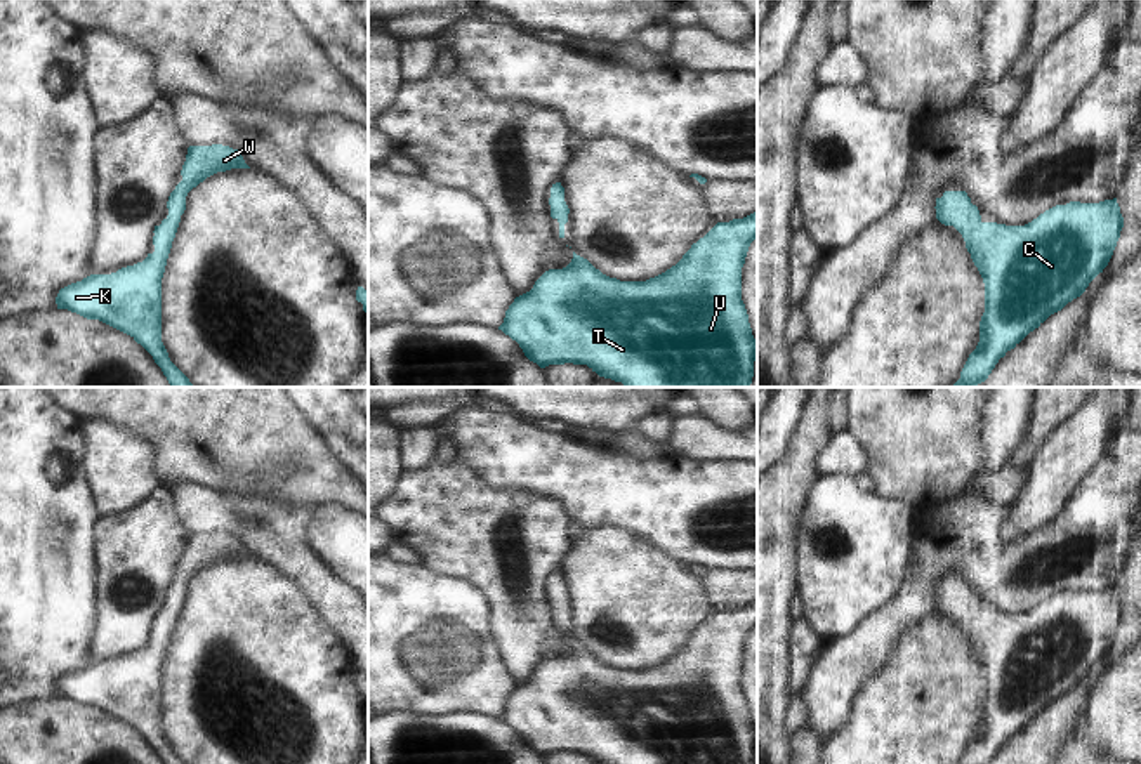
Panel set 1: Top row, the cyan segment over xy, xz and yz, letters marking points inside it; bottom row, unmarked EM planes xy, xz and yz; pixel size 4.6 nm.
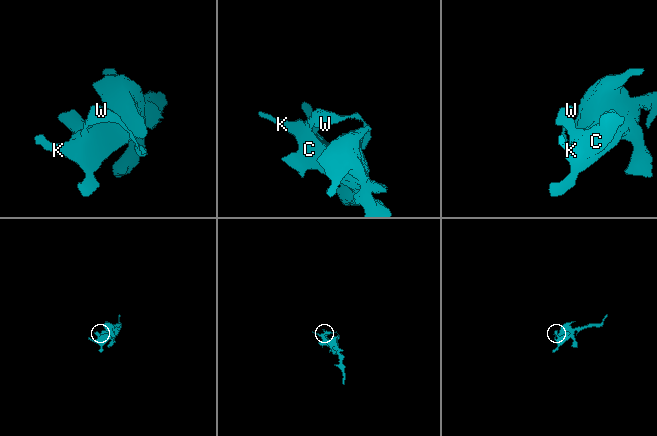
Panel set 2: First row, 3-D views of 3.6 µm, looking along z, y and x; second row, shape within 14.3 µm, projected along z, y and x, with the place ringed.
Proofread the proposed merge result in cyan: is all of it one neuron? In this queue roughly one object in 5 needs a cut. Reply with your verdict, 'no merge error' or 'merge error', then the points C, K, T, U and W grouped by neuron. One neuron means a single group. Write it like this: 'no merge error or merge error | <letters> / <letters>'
no merge error | C K T U W

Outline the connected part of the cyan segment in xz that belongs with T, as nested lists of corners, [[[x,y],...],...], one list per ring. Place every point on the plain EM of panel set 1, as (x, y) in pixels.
[[[757,601],[733,608],[729,611],[717,611],[703,627],[691,634],[683,648],[665,662],[646,670],[620,670],[610,667],[596,658],[587,648],[573,641],[571,651],[563,658],[545,660],[533,674],[533,677],[519,686],[505,700],[504,712],[498,715],[505,724],[519,733],[524,745],[540,757],[549,754],[587,754],[597,764],[754,764],[754,750],[757,748],[757,729],[752,724],[749,703],[742,689],[742,656],[750,632],[757,627]]]

